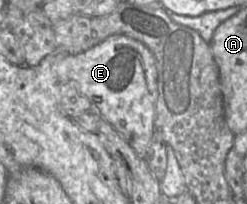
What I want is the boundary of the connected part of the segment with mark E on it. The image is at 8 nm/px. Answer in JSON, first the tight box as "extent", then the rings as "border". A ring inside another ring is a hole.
{"extent":[56,35,157,159],"border":[[[112,35],[96,46],[77,54],[68,54],[56,67],[61,82],[75,84],[92,103],[95,110],[127,141],[138,156],[145,159],[155,131],[157,101],[157,70],[150,50],[141,42],[124,35]]]}

